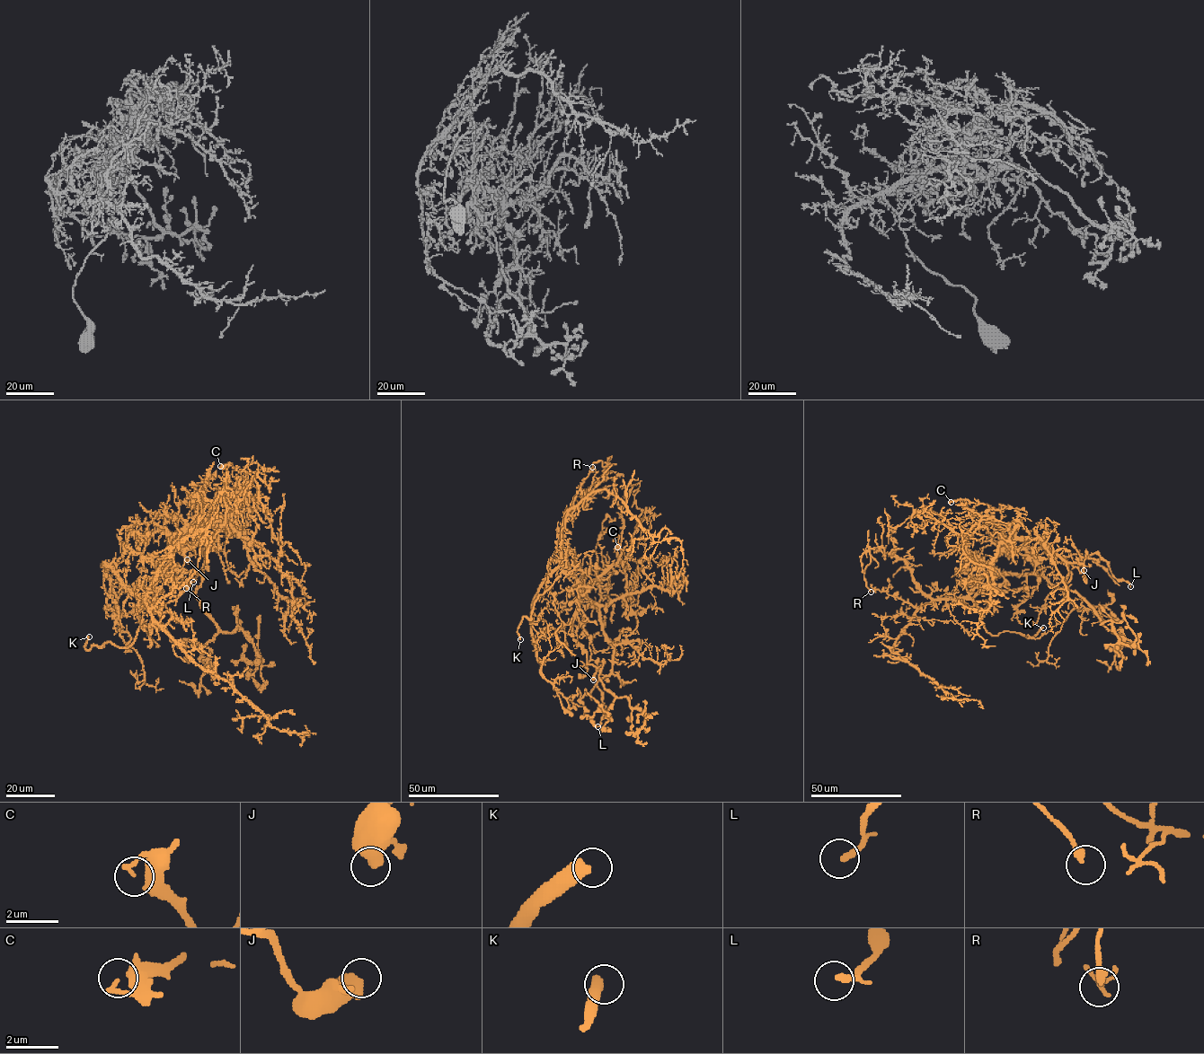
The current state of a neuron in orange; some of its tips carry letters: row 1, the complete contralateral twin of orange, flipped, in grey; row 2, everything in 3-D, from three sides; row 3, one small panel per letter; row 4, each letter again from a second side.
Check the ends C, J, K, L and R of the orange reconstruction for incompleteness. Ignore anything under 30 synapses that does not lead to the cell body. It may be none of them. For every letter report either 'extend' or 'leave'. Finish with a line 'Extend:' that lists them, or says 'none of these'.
C: leave
J: leave
K: extend
L: leave
R: leave
Extend: K

